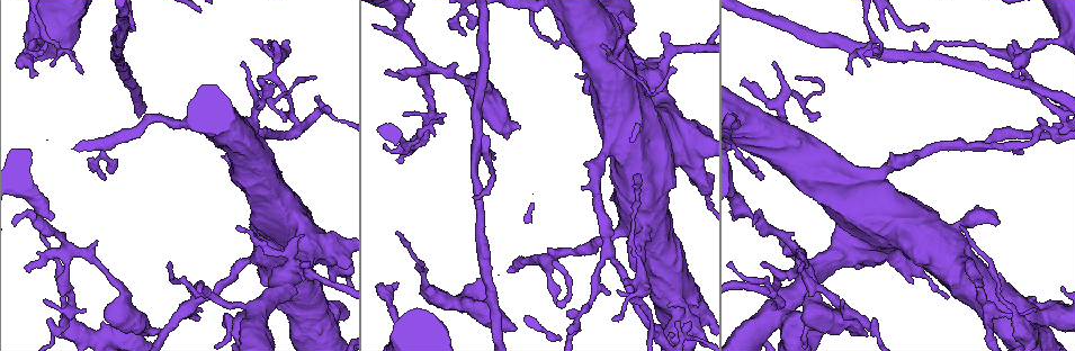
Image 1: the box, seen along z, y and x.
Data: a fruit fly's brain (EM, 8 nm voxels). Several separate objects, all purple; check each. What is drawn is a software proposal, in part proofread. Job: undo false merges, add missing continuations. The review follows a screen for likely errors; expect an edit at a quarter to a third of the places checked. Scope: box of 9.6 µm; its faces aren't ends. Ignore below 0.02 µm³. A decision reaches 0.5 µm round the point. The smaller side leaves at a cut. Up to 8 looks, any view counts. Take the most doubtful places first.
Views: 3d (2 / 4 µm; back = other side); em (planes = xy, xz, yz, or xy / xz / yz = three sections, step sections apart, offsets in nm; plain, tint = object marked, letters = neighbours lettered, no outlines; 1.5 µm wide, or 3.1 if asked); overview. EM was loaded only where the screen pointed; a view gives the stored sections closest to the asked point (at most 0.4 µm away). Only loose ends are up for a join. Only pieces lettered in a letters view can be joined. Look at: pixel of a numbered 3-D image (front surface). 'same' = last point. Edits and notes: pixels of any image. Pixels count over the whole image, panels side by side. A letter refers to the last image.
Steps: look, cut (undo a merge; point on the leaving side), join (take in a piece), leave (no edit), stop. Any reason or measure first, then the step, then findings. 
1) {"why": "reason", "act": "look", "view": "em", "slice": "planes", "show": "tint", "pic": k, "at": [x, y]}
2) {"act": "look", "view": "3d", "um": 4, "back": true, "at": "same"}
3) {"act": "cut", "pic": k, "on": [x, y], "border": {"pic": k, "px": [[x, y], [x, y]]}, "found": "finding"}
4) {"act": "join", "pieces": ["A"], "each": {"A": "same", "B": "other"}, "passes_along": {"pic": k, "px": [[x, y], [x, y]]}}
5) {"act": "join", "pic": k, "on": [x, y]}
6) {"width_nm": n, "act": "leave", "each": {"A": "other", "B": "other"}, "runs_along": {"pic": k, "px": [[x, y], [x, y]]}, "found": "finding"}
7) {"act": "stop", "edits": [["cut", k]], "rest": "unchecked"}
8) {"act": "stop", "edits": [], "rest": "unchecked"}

{"why": "abrupt turn", "act": "look", "view": "em", "slice": "planes", "show": "letters", "pic": 1, "at": [297, 127]}

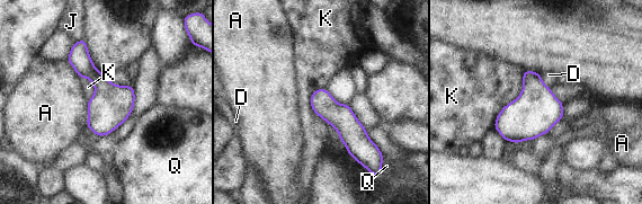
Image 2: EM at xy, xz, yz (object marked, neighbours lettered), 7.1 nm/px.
{"act": "leave", "each": {"A": "other", "D": "other", "J": "other", "K": "other", "Q": "other"}, "border": {"pic": 2, "px": [[524, 71], [522, 91], [492, 126]]}, "found": "all the same neuron"}

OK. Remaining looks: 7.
{"why": "an open end", "act": "look", "view": "em", "slice": "planes", "show": "tint", "pic": 1, "at": [822, 333]}

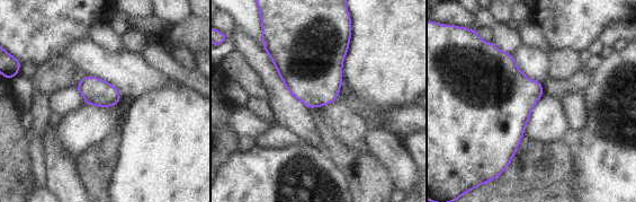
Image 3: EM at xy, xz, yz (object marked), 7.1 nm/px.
{"why": "what lies round it", "act": "look", "view": "em", "slice": "planes", "show": "letters", "at": "same"}

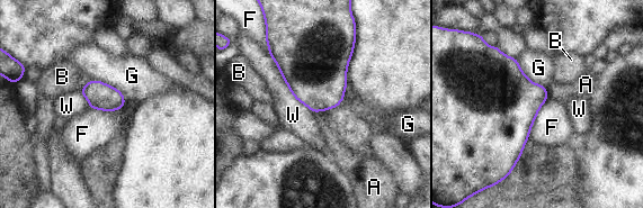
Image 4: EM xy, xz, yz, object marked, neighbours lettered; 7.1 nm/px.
{"act": "leave", "each": {"A": "other", "B": "other", "F": "other", "G": "other", "W": "other"}, "found": "no lettered piece goes on from it"}

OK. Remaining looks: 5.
{"why": "sudden change in width", "act": "look", "view": "em", "slice": "yz", "step": 4, "show": "tint", "pic": 1, "at": [993, 50]}

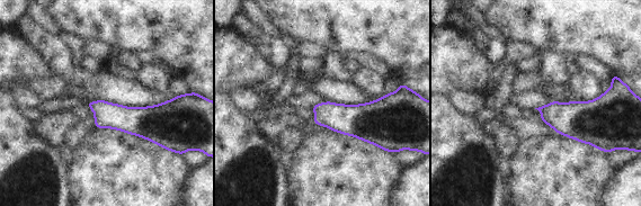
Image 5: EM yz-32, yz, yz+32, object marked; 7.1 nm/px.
{"act": "look", "view": "em", "slice": "xz", "step": 8, "show": "letters", "at": "same"}

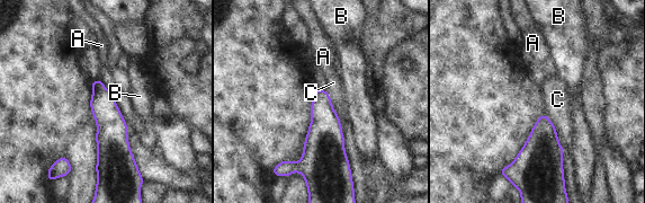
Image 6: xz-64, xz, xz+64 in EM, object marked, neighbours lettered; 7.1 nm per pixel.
{"width_nm": 190, "act": "leave", "each": {"A": "other", "B": "other", "C": "other"}, "runs_along": {"pic": 6, "px": [[97, 82], [107, 114], [101, 170]]}, "found": "all the same neuron"}

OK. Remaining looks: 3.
{"act": "stop", "edits": [], "rest": "unchecked"}

